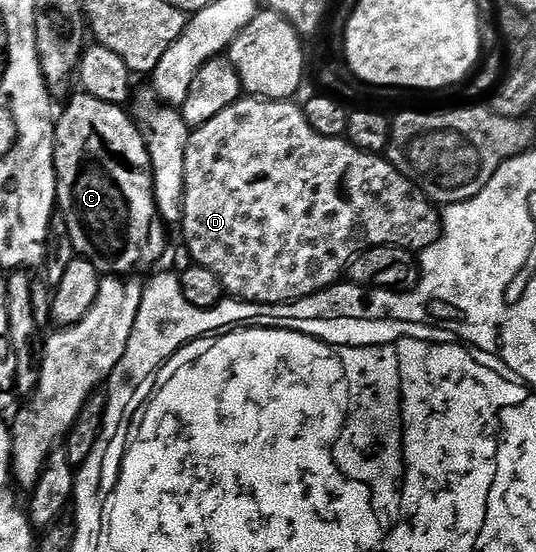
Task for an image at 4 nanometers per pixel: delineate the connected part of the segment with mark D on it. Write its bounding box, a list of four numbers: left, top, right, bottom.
[179,96,441,306]

